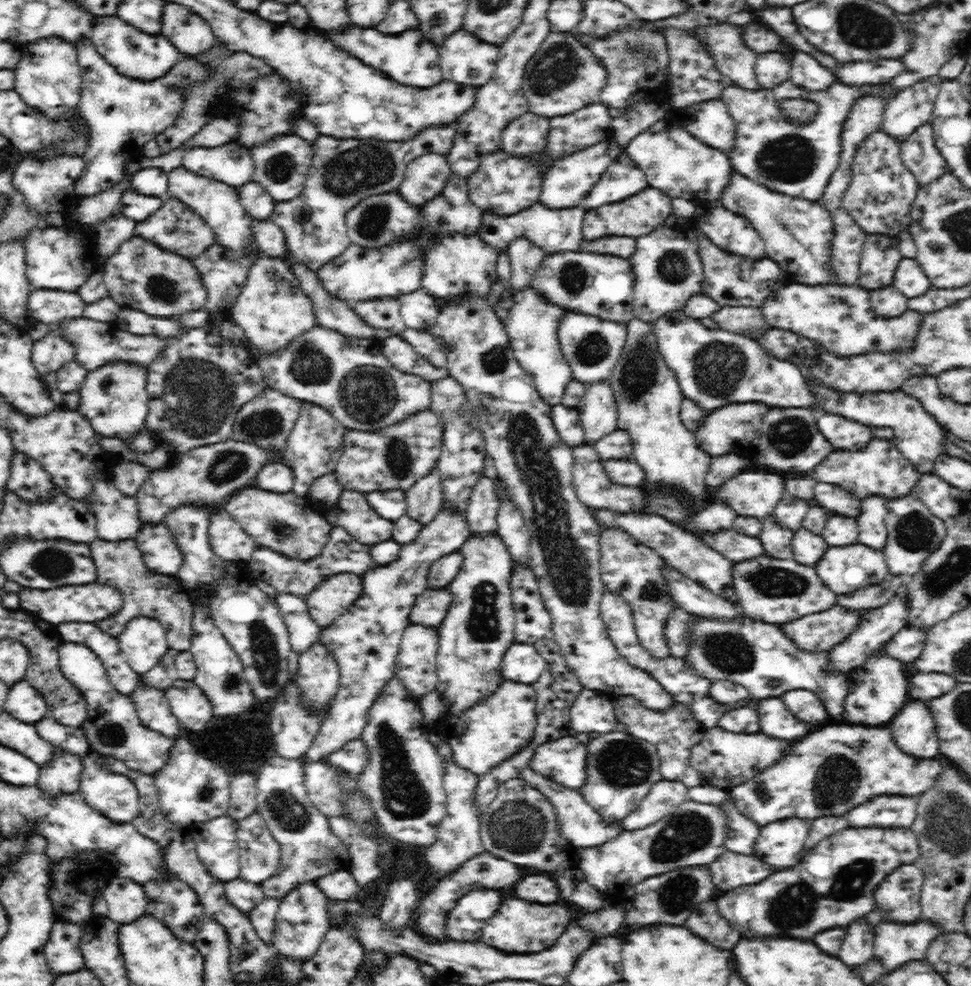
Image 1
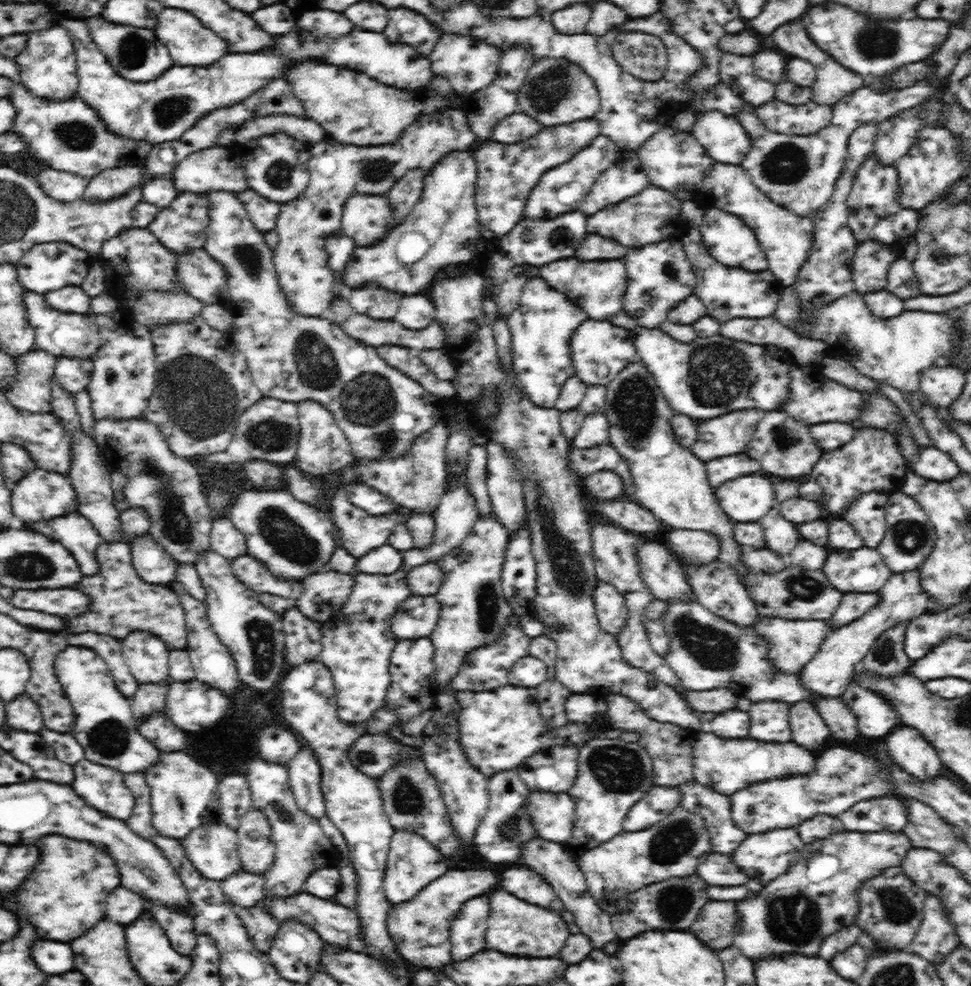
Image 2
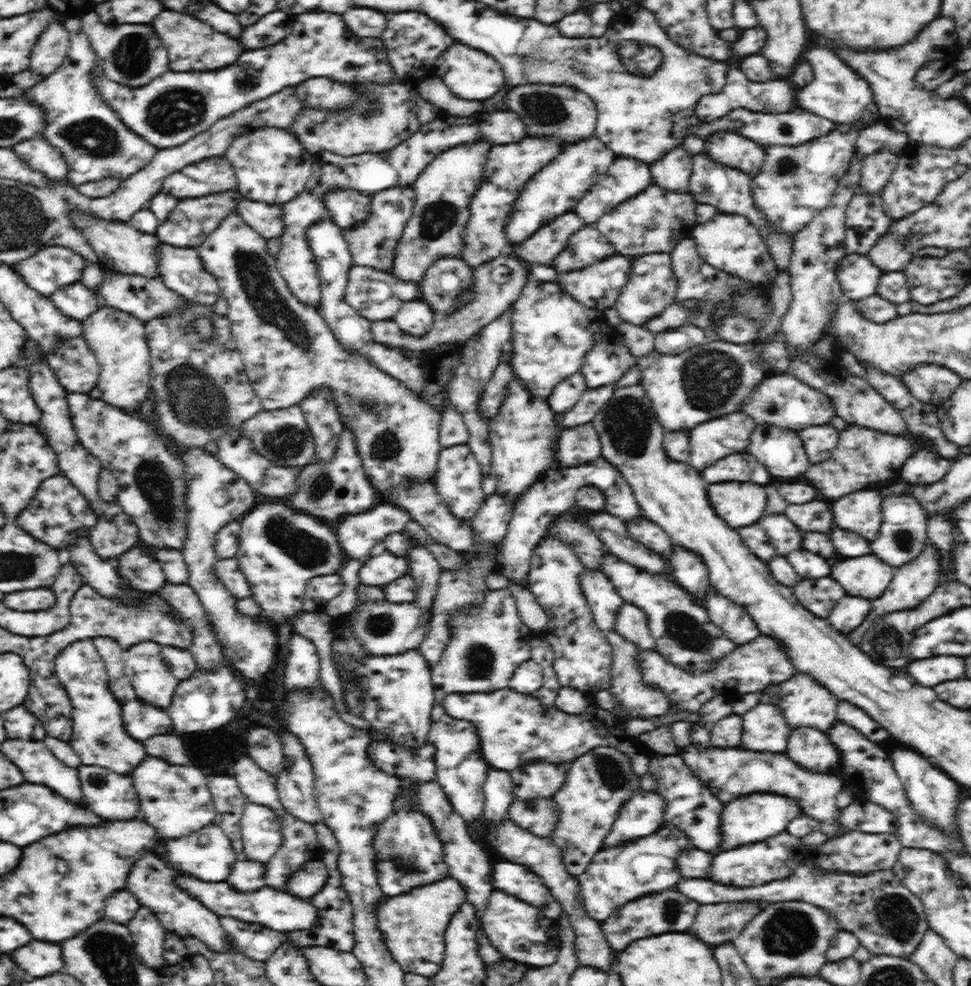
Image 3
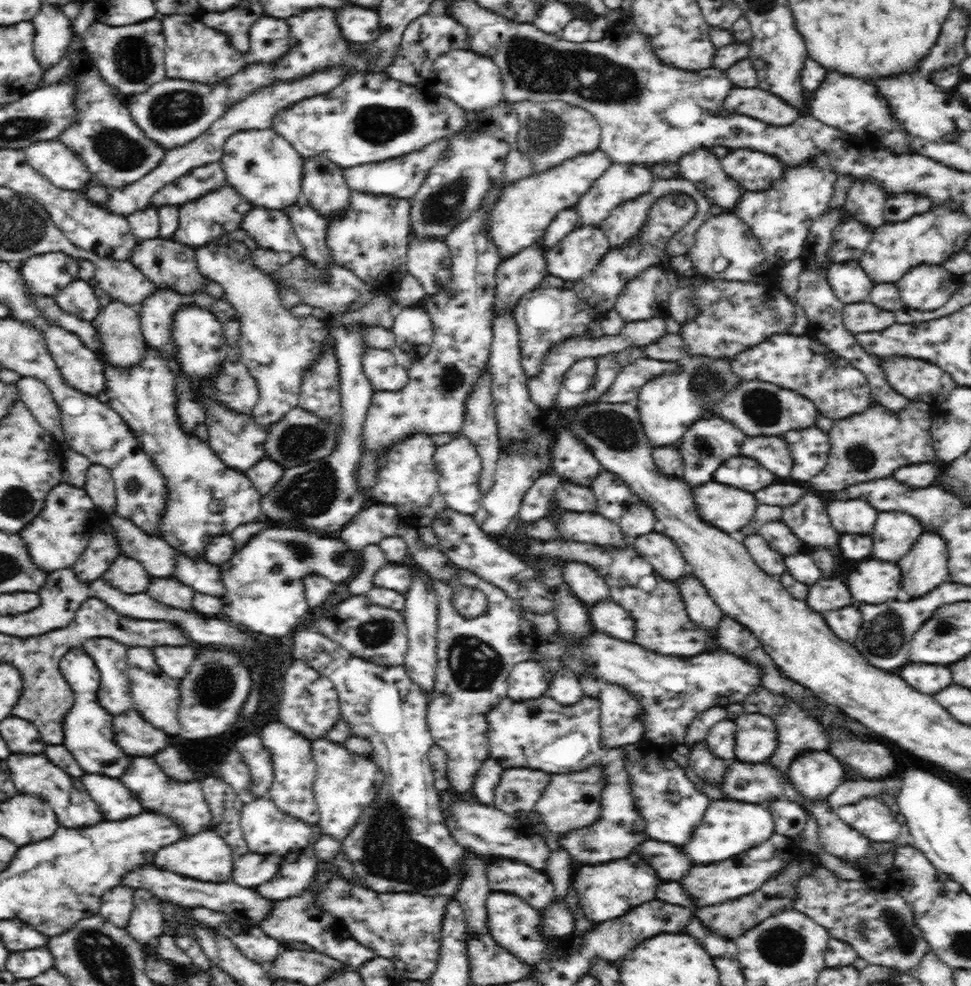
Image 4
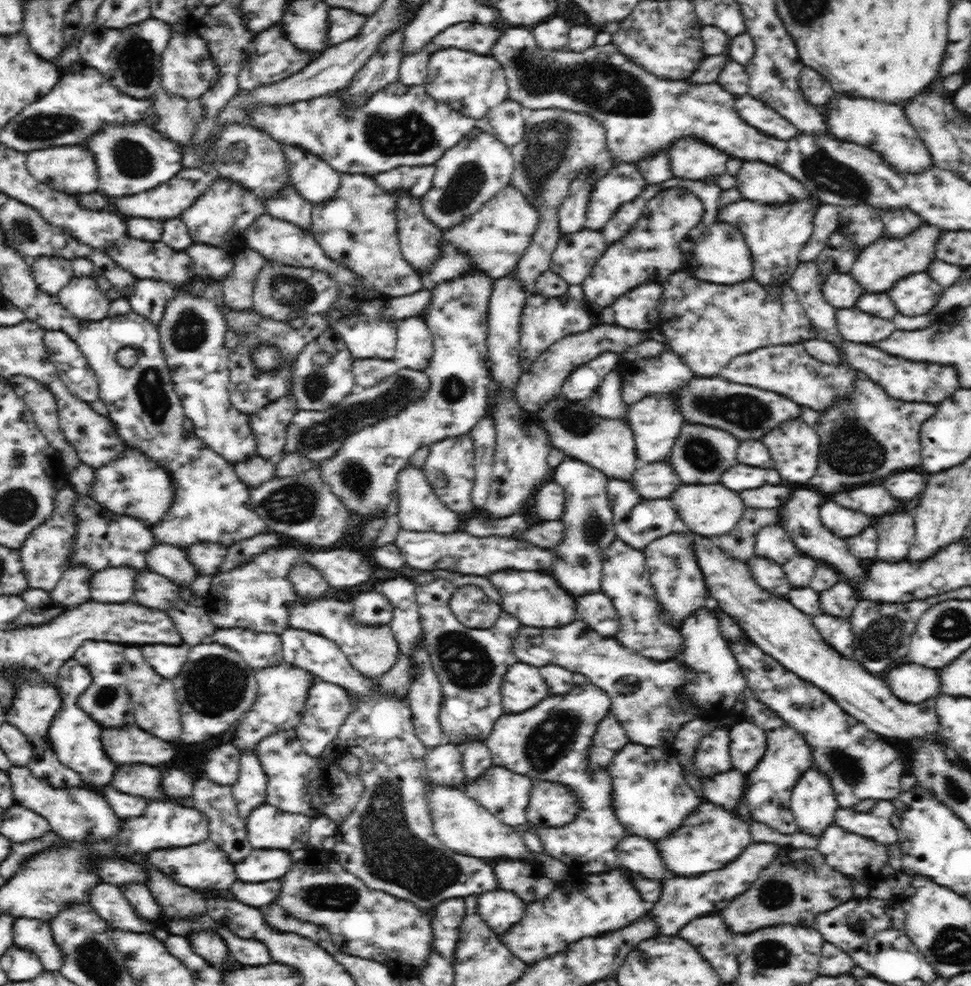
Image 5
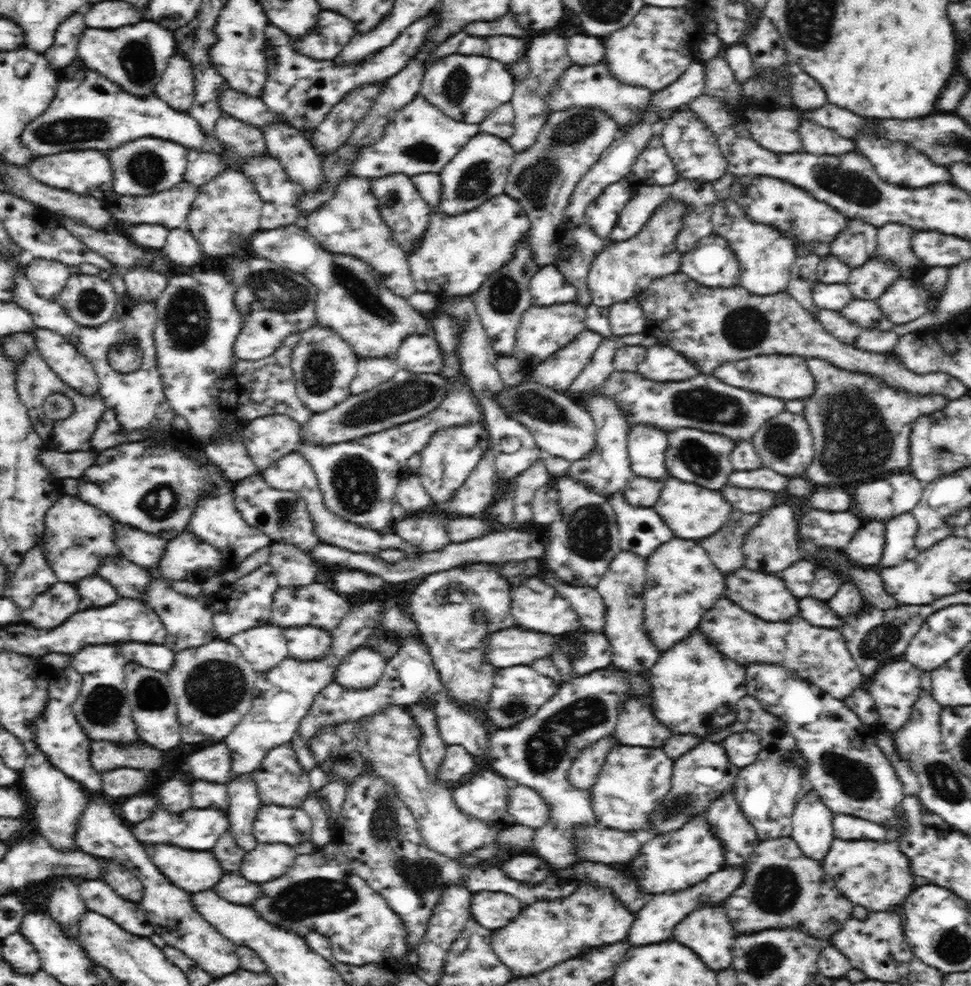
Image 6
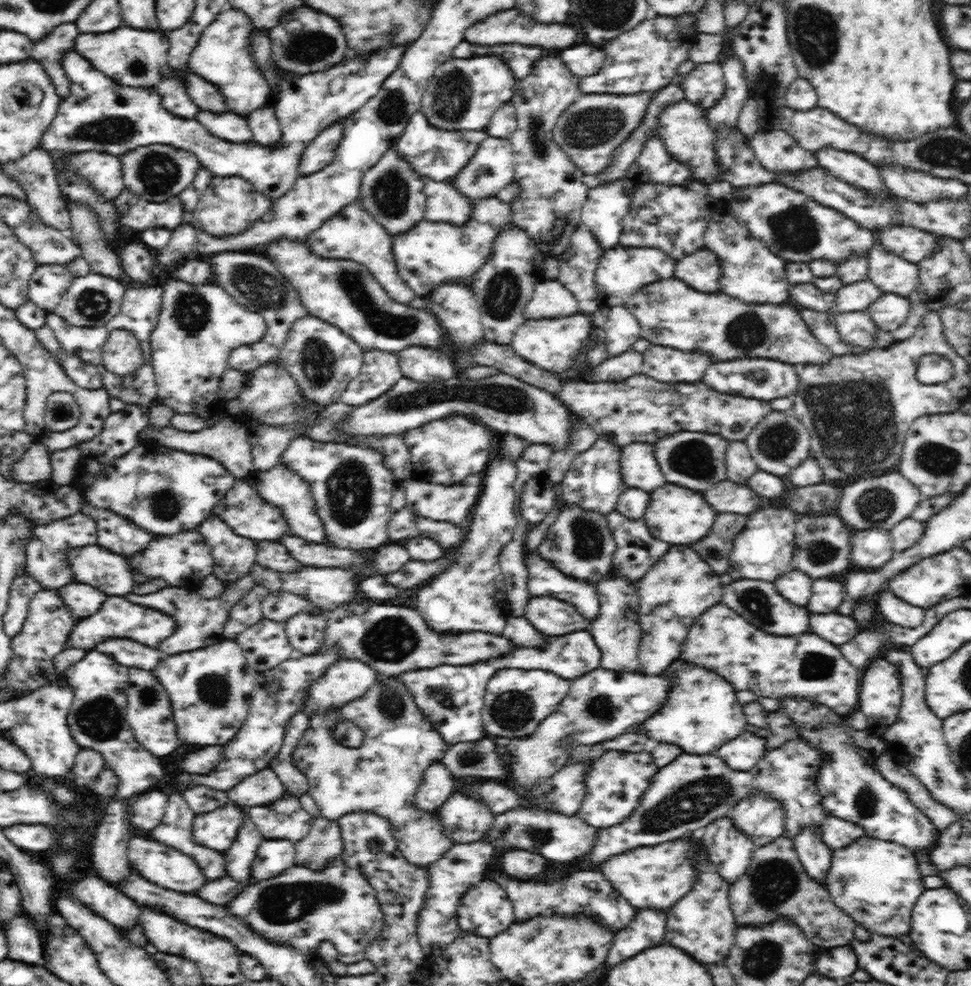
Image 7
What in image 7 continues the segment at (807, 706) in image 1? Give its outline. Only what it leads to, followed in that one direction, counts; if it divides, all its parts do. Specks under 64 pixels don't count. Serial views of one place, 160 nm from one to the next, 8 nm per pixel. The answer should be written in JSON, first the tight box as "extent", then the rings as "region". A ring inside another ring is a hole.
{"extent":[793,829,832,886],"region":[[[804,829],[793,838],[793,843],[804,870],[826,886],[832,852],[822,843],[820,836],[820,830]]]}

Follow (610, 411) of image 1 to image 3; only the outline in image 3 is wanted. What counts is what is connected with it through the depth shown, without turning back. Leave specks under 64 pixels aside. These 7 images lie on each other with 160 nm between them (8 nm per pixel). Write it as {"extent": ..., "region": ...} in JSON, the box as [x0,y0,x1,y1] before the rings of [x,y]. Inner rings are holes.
{"extent":[556,422,601,468],"region":[[[591,422],[581,426],[564,427],[558,435],[556,460],[559,468],[580,466],[601,456],[600,437]]]}

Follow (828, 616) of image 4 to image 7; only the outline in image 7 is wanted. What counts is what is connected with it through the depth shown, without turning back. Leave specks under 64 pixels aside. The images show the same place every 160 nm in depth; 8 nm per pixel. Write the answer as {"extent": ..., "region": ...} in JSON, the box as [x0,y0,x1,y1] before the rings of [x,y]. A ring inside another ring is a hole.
{"extent":[680,603,863,716],"region":[[[716,603],[705,610],[691,626],[686,640],[683,641],[680,660],[699,664],[699,667],[716,671],[723,679],[727,679],[737,691],[751,690],[756,696],[764,698],[807,698],[816,704],[827,706],[836,714],[849,716],[859,704],[859,690],[863,678],[863,670],[854,667],[842,655],[840,647],[820,635],[805,632],[801,635],[773,635],[755,627],[747,619],[742,618],[735,610],[724,603]]]}

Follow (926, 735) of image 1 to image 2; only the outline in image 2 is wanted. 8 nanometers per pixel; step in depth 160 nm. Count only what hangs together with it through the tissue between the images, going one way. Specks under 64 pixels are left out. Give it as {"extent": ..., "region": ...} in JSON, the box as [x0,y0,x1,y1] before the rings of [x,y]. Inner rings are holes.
{"extent":[886,726,942,780],"region":[[[908,726],[893,730],[890,736],[886,736],[888,755],[912,777],[919,780],[934,779],[942,770],[942,762],[936,756],[936,750],[918,732]]]}

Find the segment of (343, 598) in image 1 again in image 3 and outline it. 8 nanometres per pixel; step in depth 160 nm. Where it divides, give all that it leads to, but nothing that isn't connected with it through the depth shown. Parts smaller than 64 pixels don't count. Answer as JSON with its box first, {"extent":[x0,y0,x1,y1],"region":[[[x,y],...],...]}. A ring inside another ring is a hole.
{"extent":[303,573,343,612],"region":[[[339,573],[312,578],[306,588],[303,612],[320,609],[325,602],[336,598],[342,590],[343,579]]]}

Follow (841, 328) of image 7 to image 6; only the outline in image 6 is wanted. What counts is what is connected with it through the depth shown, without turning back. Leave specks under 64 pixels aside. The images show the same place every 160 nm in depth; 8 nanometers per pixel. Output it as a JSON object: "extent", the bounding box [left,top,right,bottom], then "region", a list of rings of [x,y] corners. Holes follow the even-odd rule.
{"extent":[839,299,895,331],"region":[[[851,299],[839,312],[842,313],[849,322],[866,329],[893,331],[895,326],[890,320],[887,320],[883,316],[880,307],[878,307],[878,303],[873,300],[859,301]]]}

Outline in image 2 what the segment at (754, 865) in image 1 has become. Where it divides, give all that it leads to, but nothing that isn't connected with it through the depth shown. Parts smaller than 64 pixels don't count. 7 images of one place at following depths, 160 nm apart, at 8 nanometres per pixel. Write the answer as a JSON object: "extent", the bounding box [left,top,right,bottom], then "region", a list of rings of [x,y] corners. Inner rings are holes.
{"extent":[695,853,750,886],"region":[[[720,853],[707,854],[696,866],[695,874],[712,886],[745,885],[750,878],[740,872],[739,866],[730,855]]]}

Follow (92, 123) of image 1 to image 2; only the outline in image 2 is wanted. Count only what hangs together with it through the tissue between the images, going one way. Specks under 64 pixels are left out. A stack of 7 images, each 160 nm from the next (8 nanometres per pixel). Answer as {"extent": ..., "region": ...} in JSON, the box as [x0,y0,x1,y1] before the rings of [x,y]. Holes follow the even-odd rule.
{"extent":[58,10,435,145],"region":[[[314,10],[314,12],[302,14],[300,18],[296,19],[296,24],[292,26],[292,30],[288,34],[280,35],[280,42],[275,43],[274,50],[263,49],[256,53],[228,52],[224,58],[220,58],[218,62],[214,62],[210,66],[173,65],[151,82],[129,82],[115,74],[112,66],[107,63],[107,59],[92,41],[84,20],[60,18],[58,25],[68,31],[75,49],[79,79],[77,96],[80,96],[81,101],[97,114],[109,132],[117,134],[118,137],[130,138],[133,141],[146,141],[152,145],[180,140],[183,134],[200,122],[204,116],[208,116],[220,108],[230,108],[234,103],[240,103],[249,98],[251,94],[268,86],[274,79],[285,79],[286,68],[290,64],[296,64],[298,60],[310,58],[326,60],[328,58],[326,62],[329,66],[354,70],[366,74],[385,86],[394,86],[409,91],[428,87],[430,80],[433,80],[435,76],[431,70],[430,60],[418,56],[418,52],[412,46],[392,44],[383,33],[356,30],[357,27],[352,24],[352,21],[348,22],[348,17],[338,14],[338,12],[332,12],[332,10]]]}

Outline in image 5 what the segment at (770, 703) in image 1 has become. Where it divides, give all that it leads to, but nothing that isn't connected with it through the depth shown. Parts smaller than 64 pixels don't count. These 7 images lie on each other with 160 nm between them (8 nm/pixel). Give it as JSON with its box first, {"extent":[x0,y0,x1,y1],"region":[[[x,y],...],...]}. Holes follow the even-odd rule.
{"extent":[729,722,767,773],"region":[[[738,722],[729,733],[729,751],[733,768],[748,773],[767,752],[767,734],[751,722]]]}

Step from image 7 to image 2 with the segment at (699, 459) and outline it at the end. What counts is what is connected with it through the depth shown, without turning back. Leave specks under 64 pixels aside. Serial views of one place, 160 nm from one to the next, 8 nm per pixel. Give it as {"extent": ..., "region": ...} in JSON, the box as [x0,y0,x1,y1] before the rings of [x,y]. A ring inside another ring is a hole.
{"extent":[690,409,762,463],"region":[[[744,409],[701,421],[698,440],[690,450],[705,463],[720,456],[746,452],[761,417],[762,412],[757,409]]]}

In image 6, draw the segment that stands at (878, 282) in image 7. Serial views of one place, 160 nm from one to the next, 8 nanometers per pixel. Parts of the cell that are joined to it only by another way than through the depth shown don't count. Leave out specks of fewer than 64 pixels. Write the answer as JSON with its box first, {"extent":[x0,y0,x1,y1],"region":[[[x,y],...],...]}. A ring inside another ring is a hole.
{"extent":[873,223,927,278],"region":[[[890,223],[877,228],[873,258],[898,269],[898,278],[920,278],[927,267],[910,248],[910,234],[914,230],[902,224]]]}

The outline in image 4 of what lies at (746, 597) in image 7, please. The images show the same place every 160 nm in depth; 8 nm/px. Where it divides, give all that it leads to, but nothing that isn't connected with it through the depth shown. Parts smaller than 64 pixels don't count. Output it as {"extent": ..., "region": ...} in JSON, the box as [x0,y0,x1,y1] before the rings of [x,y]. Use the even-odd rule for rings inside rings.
{"extent":[742,534,787,578],"region":[[[759,534],[746,537],[742,544],[748,550],[754,563],[763,571],[767,571],[772,578],[782,578],[783,574],[787,572],[784,564],[785,558],[772,550],[766,540],[759,537]]]}

